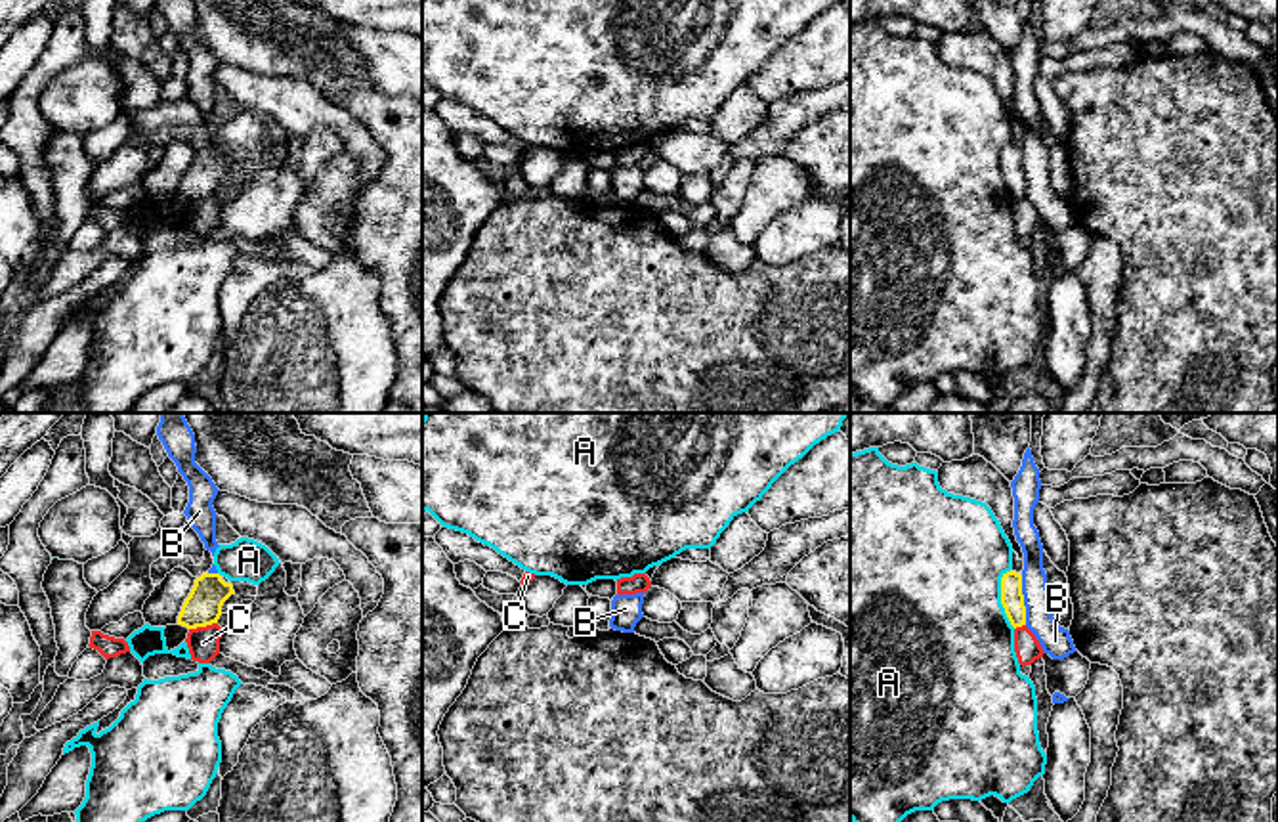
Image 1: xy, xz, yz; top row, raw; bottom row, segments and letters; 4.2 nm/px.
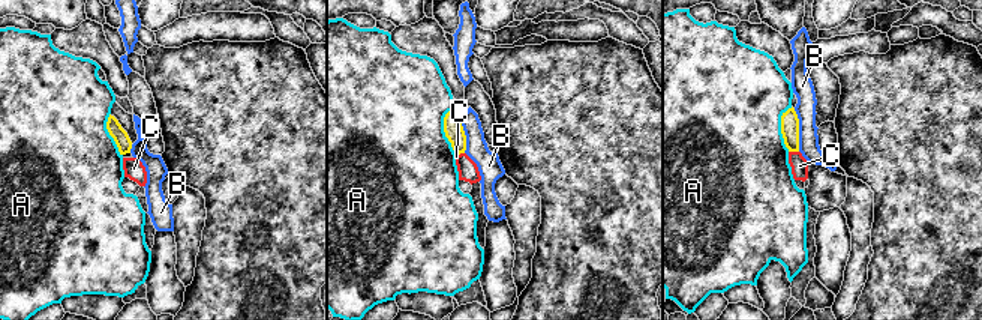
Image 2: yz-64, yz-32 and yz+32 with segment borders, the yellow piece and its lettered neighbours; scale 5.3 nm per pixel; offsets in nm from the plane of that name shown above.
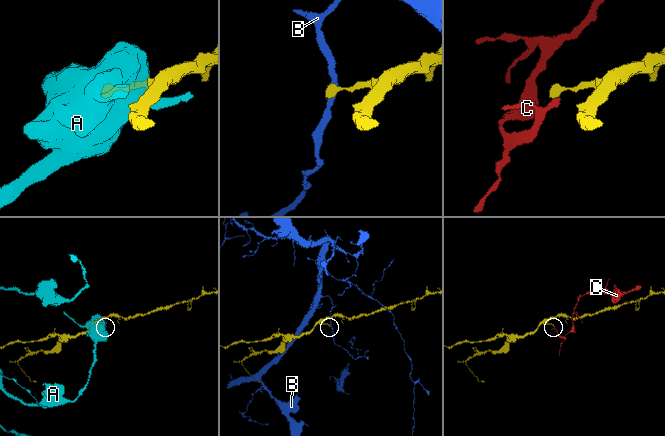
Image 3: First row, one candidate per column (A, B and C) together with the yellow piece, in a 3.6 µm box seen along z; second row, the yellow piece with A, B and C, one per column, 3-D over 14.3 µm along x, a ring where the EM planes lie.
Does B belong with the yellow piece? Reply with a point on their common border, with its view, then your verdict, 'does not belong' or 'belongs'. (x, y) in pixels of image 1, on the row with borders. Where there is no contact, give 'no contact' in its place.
meets yellow in yz at (1022, 601); does not belong

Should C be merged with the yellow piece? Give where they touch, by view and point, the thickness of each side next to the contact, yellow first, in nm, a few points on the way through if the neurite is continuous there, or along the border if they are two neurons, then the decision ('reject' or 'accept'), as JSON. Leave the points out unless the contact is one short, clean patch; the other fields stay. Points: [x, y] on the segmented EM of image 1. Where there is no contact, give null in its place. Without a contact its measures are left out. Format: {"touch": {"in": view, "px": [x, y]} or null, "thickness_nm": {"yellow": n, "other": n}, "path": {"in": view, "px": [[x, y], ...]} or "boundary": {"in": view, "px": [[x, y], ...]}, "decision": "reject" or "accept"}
{"touch": {"in": "xy", "px": [203, 626]}, "thickness_nm": {"yellow": 160, "other": 140}, "boundary": {"in": "xy", "px": [[216, 622], [190, 629]]}, "decision": "reject"}

